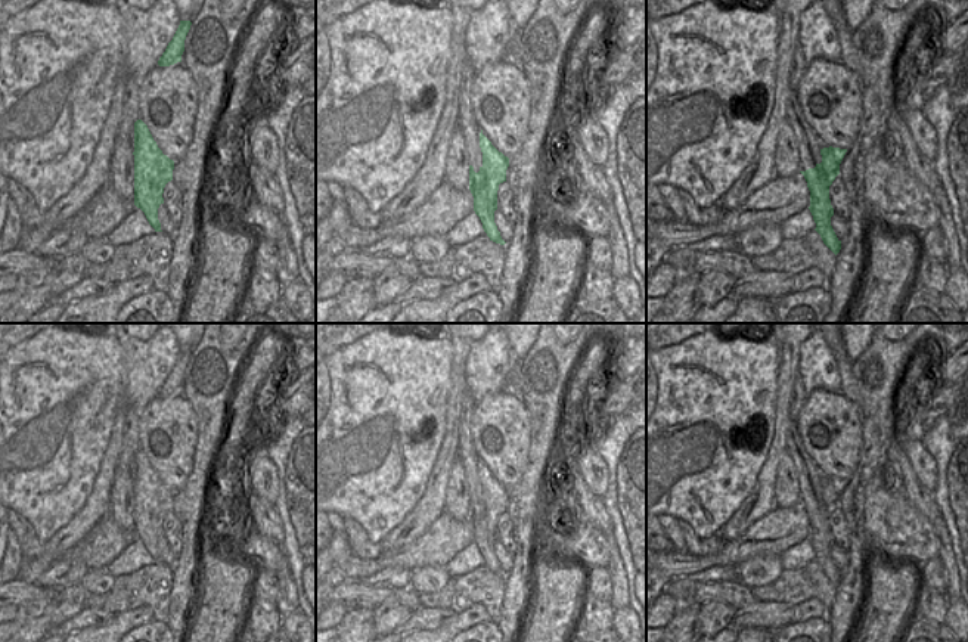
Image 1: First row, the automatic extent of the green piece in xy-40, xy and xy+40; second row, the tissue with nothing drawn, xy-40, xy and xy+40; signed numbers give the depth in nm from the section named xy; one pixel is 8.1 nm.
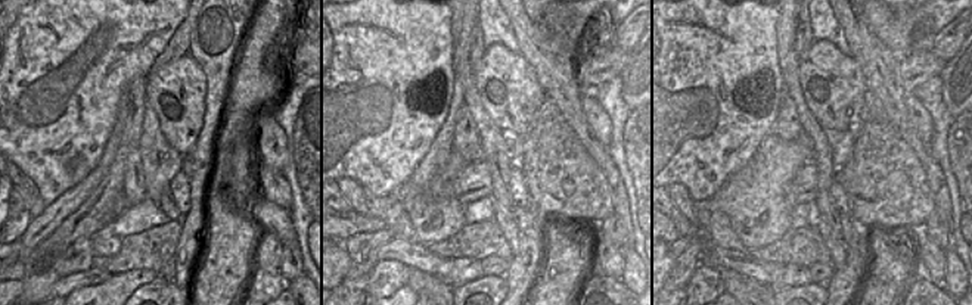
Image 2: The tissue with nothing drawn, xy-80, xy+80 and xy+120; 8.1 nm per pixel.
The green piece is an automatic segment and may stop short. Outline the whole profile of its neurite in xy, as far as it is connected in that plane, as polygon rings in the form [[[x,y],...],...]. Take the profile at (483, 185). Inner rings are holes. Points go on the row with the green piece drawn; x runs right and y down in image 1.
[[[483,130],[480,133],[480,148],[483,152],[480,171],[475,173],[474,167],[469,165],[469,190],[474,196],[474,211],[490,241],[505,245],[506,242],[494,223],[494,211],[497,210],[499,184],[506,182],[509,158],[491,145]]]

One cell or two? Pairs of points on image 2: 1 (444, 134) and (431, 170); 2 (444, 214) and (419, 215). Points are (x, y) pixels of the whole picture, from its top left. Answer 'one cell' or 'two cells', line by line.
1: one cell
2: one cell

